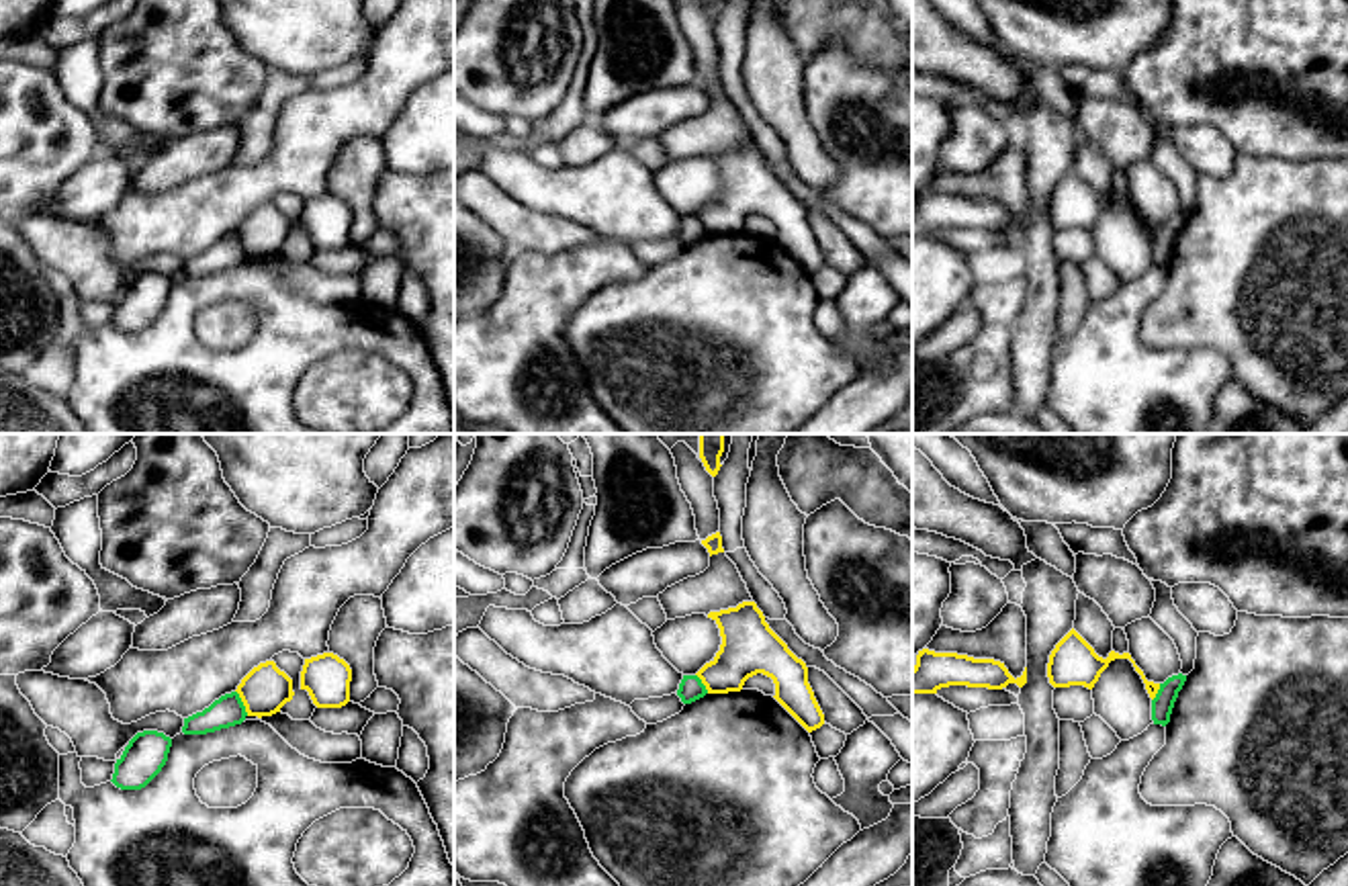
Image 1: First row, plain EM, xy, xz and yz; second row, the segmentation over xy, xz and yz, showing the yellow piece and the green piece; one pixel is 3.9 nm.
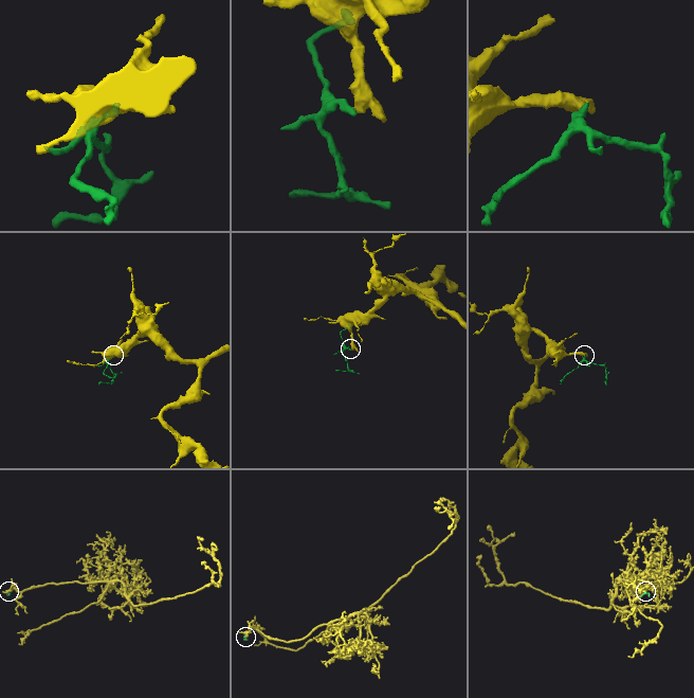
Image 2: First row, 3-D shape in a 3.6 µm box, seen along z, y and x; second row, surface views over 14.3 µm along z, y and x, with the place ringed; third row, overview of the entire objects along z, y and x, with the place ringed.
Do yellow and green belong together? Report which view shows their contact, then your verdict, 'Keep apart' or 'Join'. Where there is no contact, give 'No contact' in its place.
Touches yellow in xy. Keep apart

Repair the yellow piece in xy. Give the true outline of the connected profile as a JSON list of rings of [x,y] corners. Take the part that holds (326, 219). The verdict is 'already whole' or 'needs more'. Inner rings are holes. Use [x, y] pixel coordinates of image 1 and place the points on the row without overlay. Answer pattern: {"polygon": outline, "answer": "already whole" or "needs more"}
{"polygon": [[[333,194],[305,201],[301,231],[307,231],[317,250],[342,250],[350,243],[350,207]]], "answer": "already whole"}

